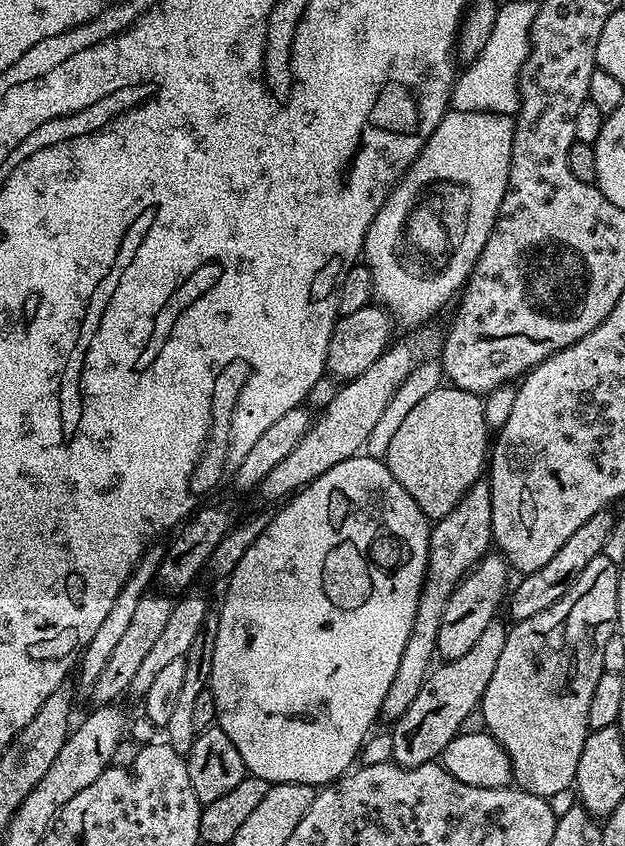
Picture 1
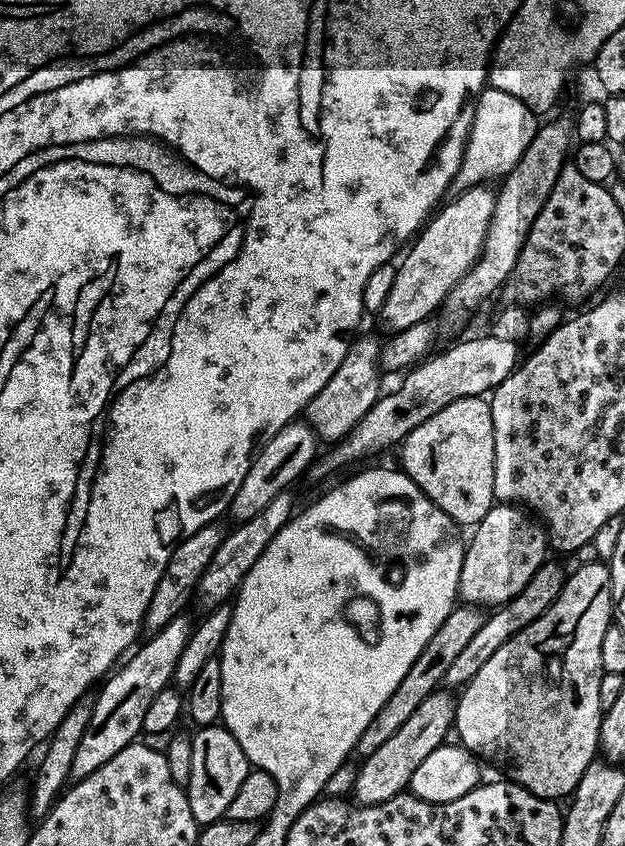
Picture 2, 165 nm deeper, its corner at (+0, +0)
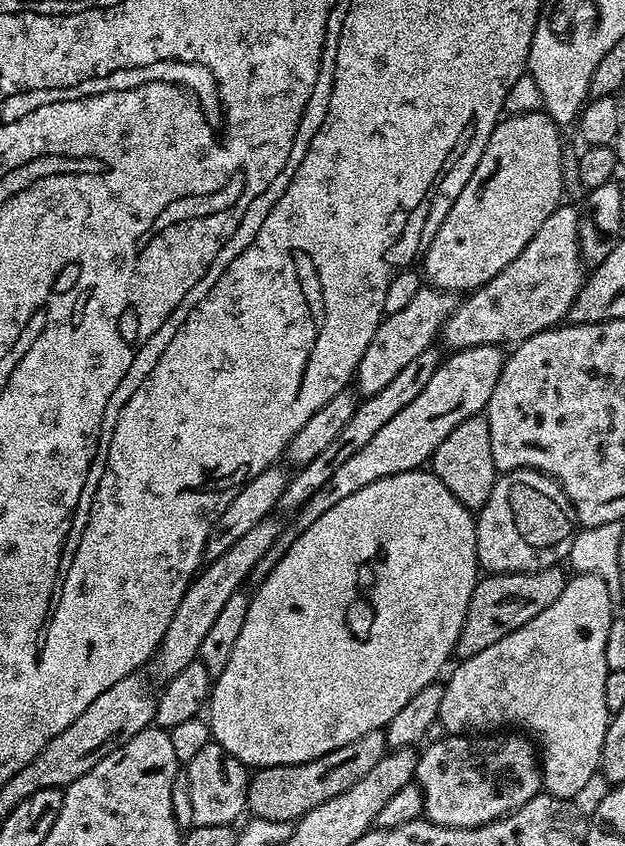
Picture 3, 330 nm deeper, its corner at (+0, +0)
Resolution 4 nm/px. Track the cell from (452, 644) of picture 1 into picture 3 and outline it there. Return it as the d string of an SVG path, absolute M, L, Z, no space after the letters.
M520 468L516 472L505 472L497 479L494 490L490 494L488 501L478 510L475 517L476 522L476 562L485 573L495 574L498 572L540 572L543 568L551 568L559 565L569 555L572 540L578 531L576 517L572 511L572 503L568 500L568 495L562 490L562 486L555 478L546 475L544 472L535 472L529 468Z

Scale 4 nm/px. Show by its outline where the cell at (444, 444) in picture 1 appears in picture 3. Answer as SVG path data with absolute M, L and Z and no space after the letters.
M483 415L471 416L466 422L454 426L450 434L434 450L430 461L431 472L470 510L479 510L490 498L498 479L494 454L490 454L490 426Z

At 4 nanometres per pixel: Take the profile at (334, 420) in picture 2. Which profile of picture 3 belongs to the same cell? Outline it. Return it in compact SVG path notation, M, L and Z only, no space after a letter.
M422 286L402 310L399 310L398 313L385 315L378 330L374 330L374 338L370 338L370 346L366 346L366 354L362 354L362 362L358 362L356 367L355 391L361 397L366 397L378 394L378 390L386 390L387 384L408 363L414 362L414 358L418 358L418 354L433 347L441 335L445 322L450 318L452 311L456 309L457 303L457 293L444 292L440 288L431 286Z

